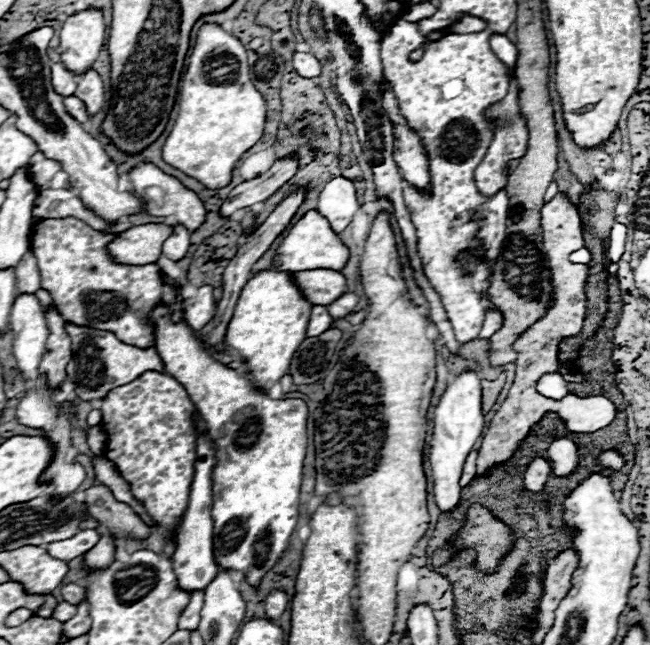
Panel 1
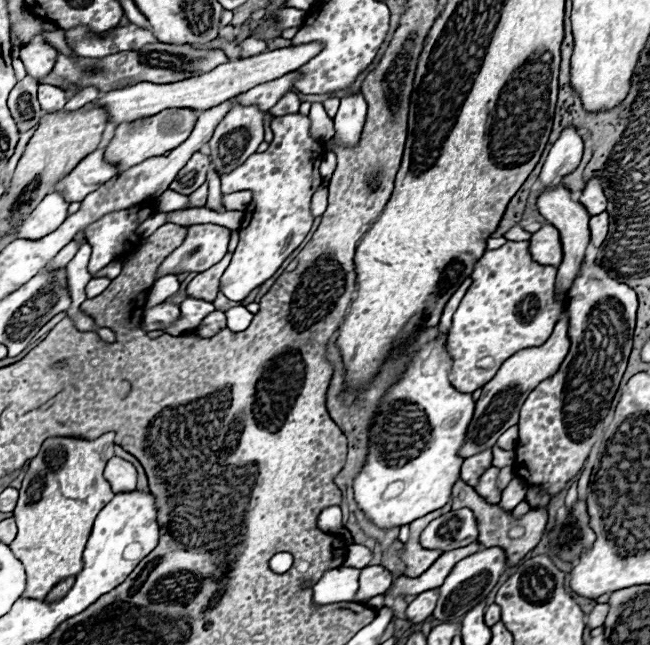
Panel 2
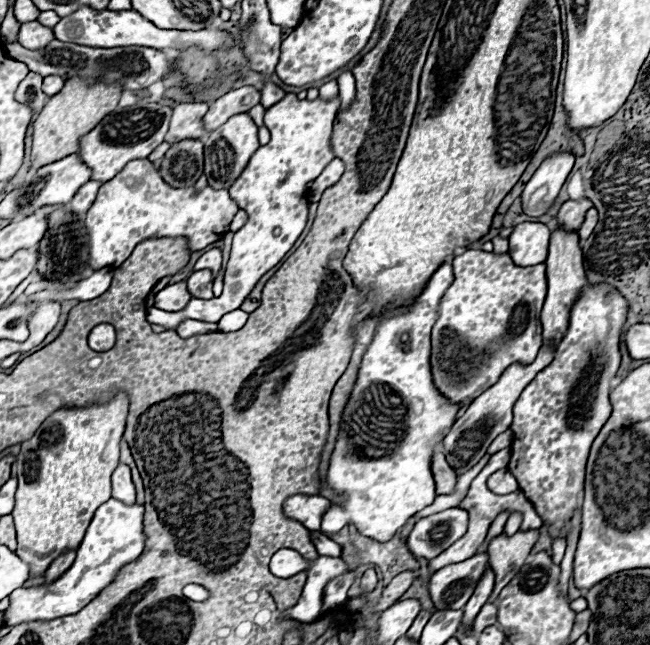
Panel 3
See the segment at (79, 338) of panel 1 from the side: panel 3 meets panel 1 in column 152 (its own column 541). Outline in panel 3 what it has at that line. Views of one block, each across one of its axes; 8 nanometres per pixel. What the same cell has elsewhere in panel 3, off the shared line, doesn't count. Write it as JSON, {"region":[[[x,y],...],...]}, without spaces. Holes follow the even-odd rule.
{"region":[[[542,346],[532,364],[526,364],[526,366],[512,364],[512,366],[508,366],[504,370],[504,374],[500,376],[500,380],[494,386],[490,386],[486,392],[482,392],[468,406],[468,410],[454,422],[454,426],[446,434],[446,440],[442,440],[442,446],[444,446],[444,456],[446,456],[448,464],[454,468],[456,476],[462,476],[472,466],[476,466],[478,460],[486,454],[486,448],[490,446],[490,442],[498,434],[502,434],[504,430],[510,428],[510,424],[512,424],[512,408],[514,408],[518,396],[536,378],[536,374],[540,370],[544,370],[552,362],[552,358],[554,358],[554,348],[552,346]]]}

